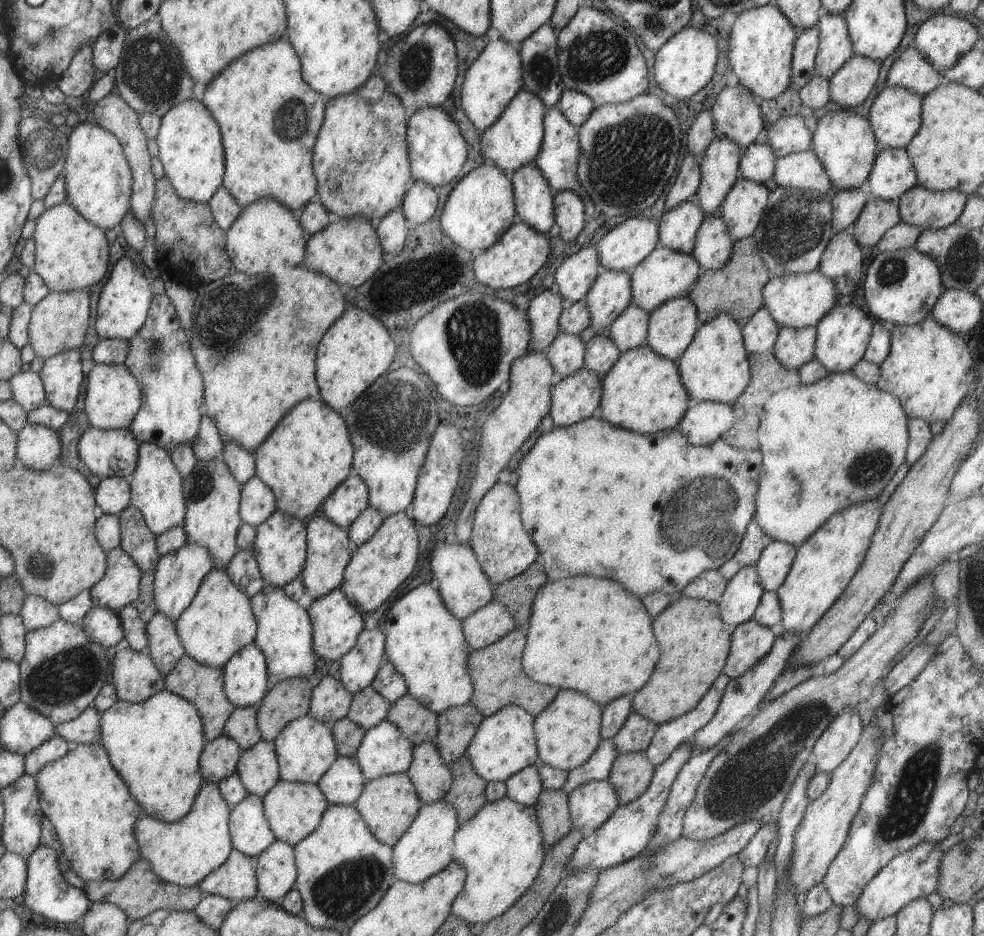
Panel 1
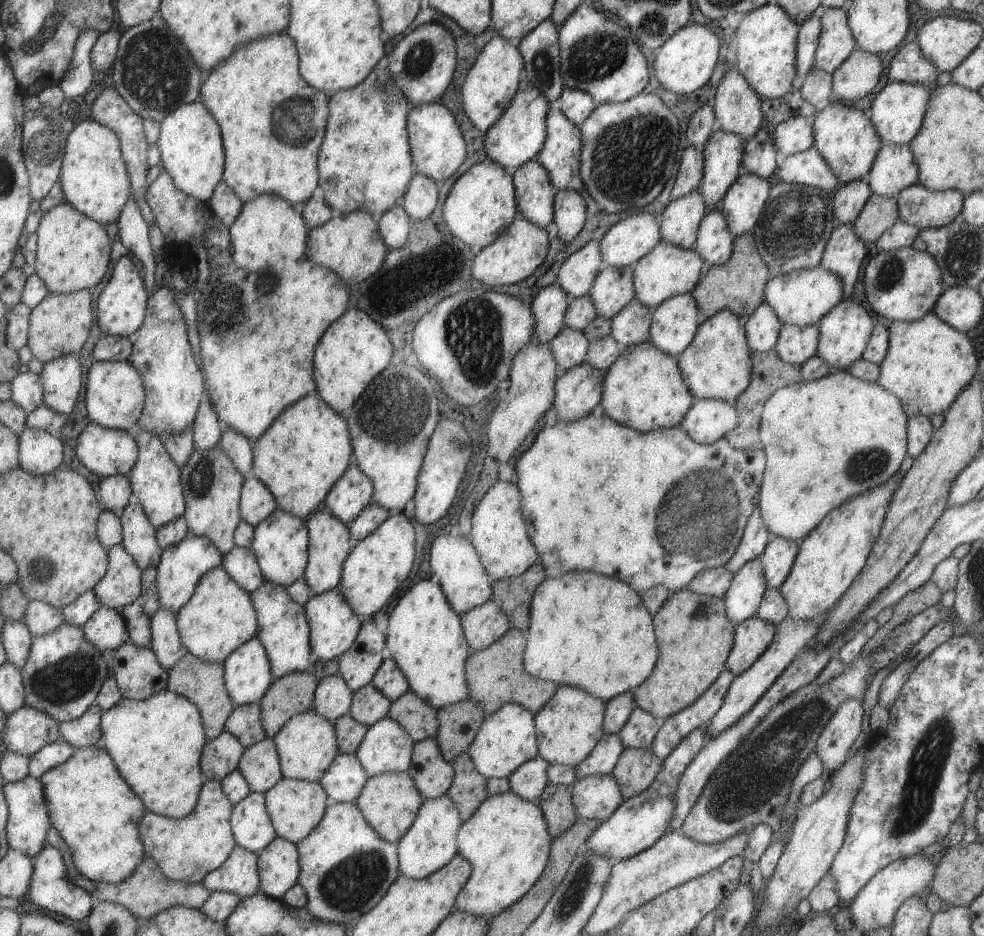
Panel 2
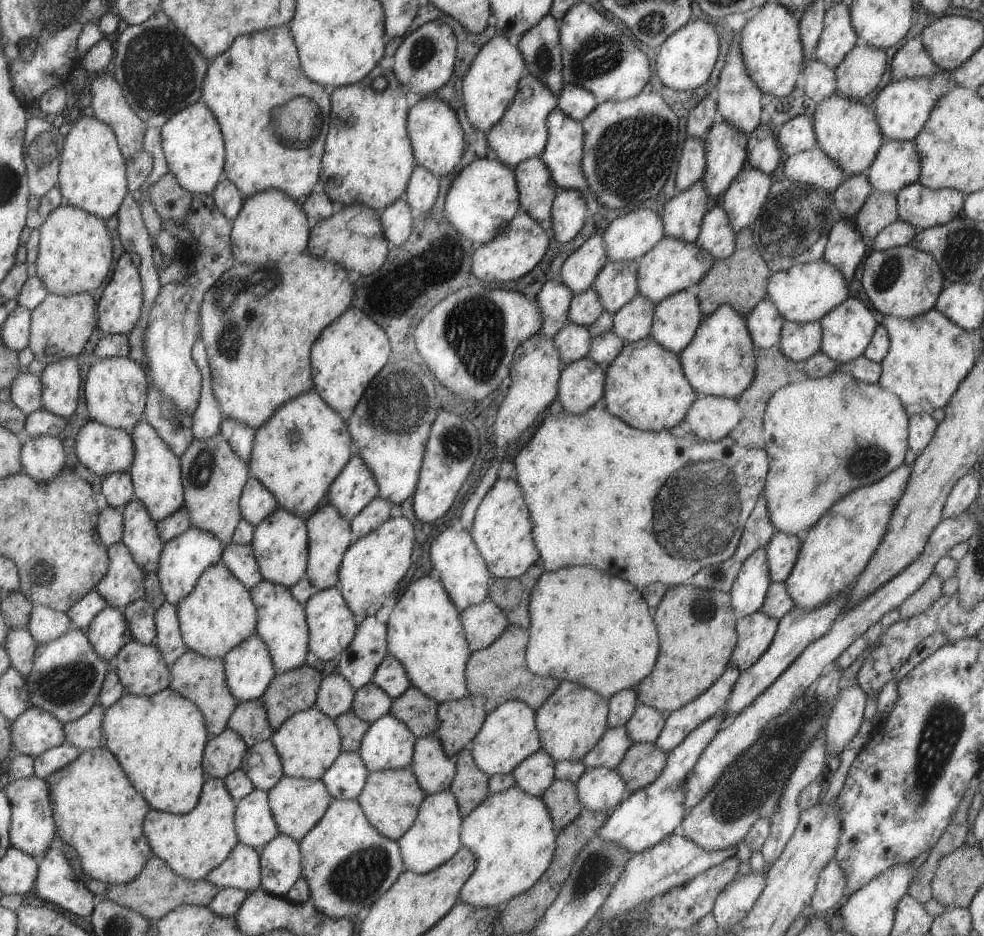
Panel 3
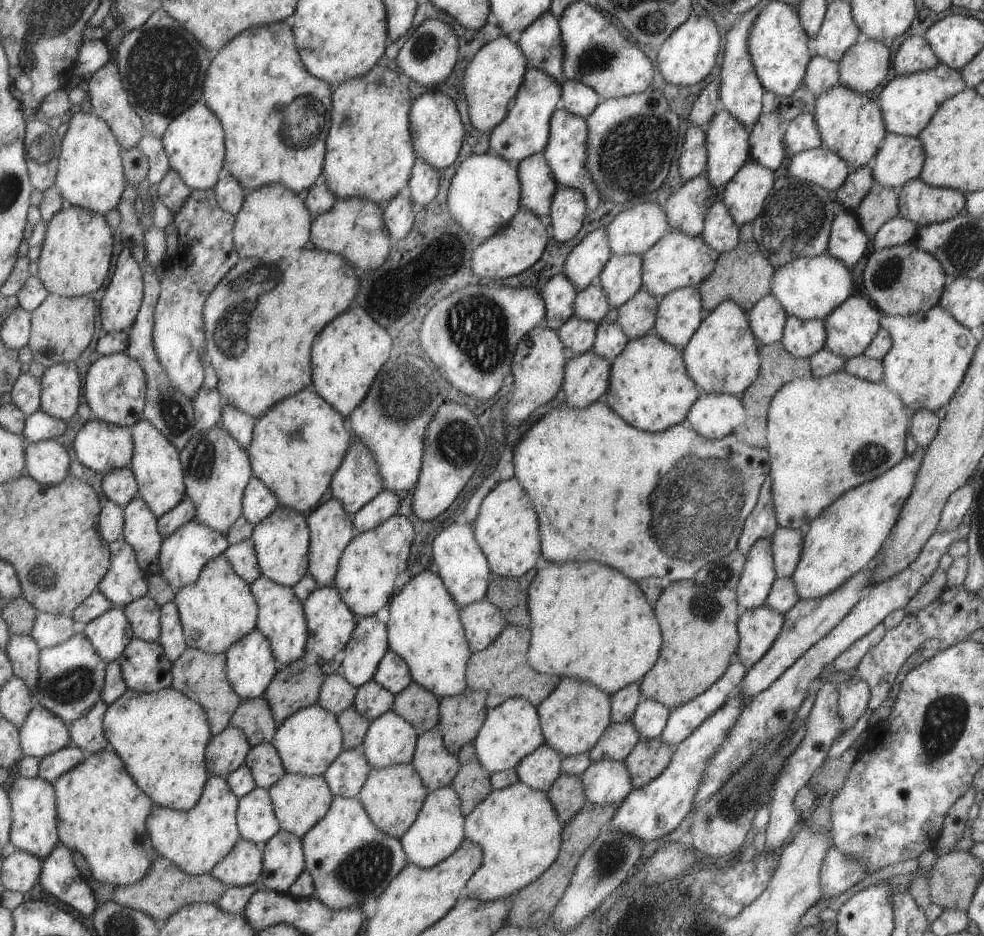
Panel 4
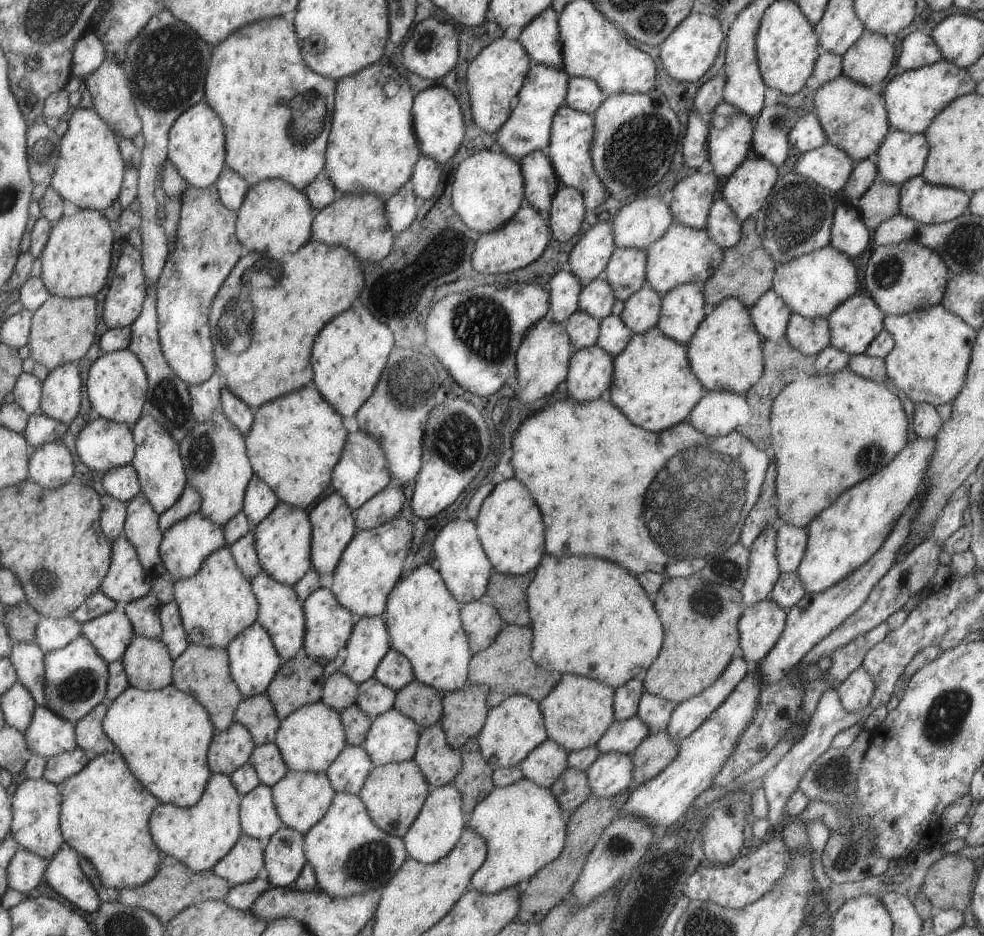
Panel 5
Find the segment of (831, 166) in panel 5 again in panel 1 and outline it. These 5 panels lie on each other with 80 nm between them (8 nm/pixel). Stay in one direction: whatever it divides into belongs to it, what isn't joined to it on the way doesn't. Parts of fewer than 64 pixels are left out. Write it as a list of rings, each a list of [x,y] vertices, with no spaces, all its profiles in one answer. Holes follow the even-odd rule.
[[[812,150],[777,157],[772,176],[780,187],[817,191],[821,196],[833,187],[821,161]]]

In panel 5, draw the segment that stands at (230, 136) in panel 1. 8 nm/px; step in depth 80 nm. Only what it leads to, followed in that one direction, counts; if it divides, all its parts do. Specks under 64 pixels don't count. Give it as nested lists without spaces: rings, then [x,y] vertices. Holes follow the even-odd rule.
[[[271,17],[253,21],[245,26],[241,26],[239,30],[231,32],[223,42],[219,42],[213,48],[204,80],[206,103],[219,115],[224,128],[225,164],[243,178],[249,187],[265,179],[279,179],[288,182],[297,190],[305,188],[324,169],[324,154],[332,121],[335,91],[336,81],[313,72],[304,63],[299,50],[299,41],[297,40],[290,17]]]

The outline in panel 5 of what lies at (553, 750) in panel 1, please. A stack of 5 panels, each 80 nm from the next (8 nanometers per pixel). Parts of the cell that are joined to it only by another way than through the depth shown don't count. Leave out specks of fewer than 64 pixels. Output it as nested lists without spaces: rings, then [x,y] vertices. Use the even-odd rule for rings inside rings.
[[[563,673],[559,682],[539,702],[546,735],[567,752],[595,745],[614,721],[612,709],[614,690],[604,682],[577,673]]]

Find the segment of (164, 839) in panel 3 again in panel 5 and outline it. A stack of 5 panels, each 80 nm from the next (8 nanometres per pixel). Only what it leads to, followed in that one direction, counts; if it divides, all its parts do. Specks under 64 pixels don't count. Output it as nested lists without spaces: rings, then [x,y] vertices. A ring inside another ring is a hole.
[[[211,773],[201,798],[190,807],[178,807],[169,803],[157,803],[150,814],[149,832],[161,854],[169,855],[182,862],[192,871],[212,870],[242,834],[238,808],[240,794],[230,778],[223,773]]]

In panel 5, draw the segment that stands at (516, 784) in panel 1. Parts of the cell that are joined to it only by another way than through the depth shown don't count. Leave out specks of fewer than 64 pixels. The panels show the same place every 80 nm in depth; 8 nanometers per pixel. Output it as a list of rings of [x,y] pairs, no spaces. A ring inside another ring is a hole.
[[[547,738],[518,762],[522,776],[536,785],[550,787],[567,767],[568,752],[555,741]]]

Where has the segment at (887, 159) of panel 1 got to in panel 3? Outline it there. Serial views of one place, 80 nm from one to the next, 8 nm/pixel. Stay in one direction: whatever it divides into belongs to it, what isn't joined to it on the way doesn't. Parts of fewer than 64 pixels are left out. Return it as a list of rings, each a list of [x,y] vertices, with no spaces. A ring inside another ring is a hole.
[[[885,138],[873,162],[865,170],[872,189],[896,193],[919,178],[920,158],[914,139]]]

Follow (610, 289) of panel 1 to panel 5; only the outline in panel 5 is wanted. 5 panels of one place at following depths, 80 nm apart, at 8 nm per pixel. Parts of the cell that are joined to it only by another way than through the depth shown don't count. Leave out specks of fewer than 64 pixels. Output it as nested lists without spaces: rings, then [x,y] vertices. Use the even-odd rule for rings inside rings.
[[[615,247],[604,268],[603,277],[611,286],[615,298],[625,302],[646,281],[645,271],[646,251]]]

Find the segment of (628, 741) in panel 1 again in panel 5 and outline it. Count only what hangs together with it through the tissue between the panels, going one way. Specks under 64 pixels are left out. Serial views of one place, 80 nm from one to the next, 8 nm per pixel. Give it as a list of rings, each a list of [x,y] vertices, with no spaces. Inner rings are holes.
[[[644,692],[641,694],[636,714],[648,726],[650,732],[663,730],[677,704]]]

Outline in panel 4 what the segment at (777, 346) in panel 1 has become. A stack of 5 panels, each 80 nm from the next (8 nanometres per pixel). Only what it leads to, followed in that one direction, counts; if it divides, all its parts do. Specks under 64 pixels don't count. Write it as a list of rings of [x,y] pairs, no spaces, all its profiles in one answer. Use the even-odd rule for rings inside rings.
[[[787,315],[781,344],[792,357],[810,357],[825,348],[826,332],[822,319],[803,319]]]

